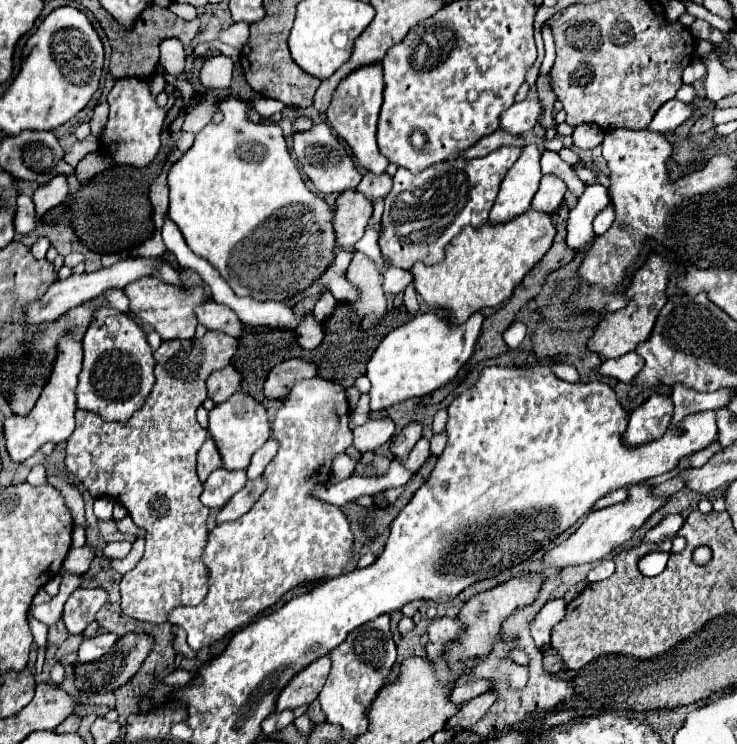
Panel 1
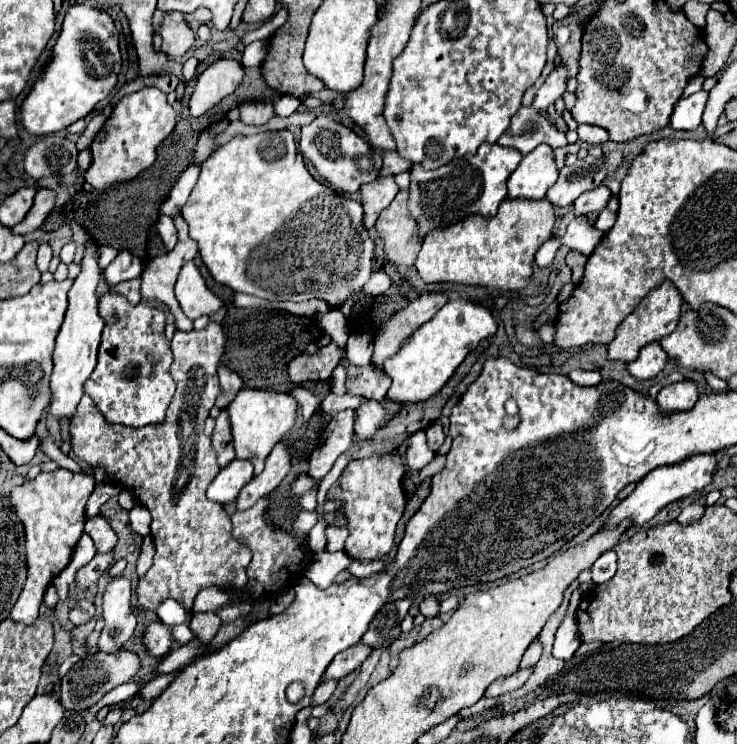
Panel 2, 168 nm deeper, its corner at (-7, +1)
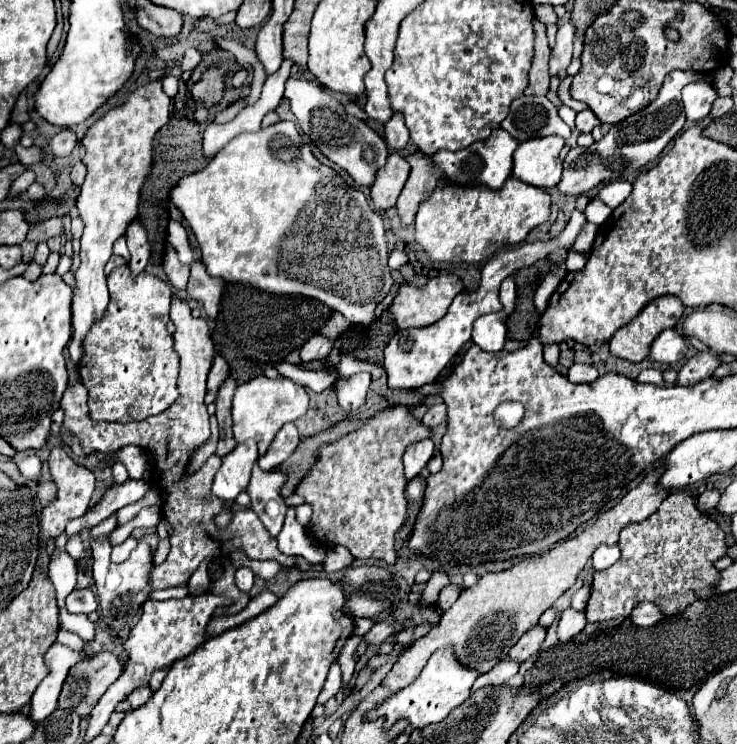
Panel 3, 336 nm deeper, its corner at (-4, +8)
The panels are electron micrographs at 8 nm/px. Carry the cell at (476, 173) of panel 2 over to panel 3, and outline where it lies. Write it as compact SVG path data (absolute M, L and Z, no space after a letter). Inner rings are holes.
M494 129L488 139L472 143L458 151L436 151L430 155L432 169L440 173L440 183L450 183L456 187L490 187L500 189L512 173L512 155L518 147L518 141L512 139L504 129Z

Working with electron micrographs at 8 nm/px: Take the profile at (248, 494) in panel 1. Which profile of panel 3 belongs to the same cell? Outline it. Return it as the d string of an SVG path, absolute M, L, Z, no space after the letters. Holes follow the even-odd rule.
M294 423L284 425L282 431L274 437L268 453L258 461L260 469L262 471L272 471L272 469L280 467L280 463L284 463L284 459L288 459L294 453L298 443L300 443L300 437L298 437L298 431L296 431Z

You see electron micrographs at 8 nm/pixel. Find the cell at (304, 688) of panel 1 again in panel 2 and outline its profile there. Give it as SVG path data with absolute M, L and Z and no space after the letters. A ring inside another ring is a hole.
M357 642L357 644L353 644L351 648L339 652L339 654L333 658L331 666L327 668L325 680L329 680L329 678L341 680L341 678L347 676L349 672L353 672L357 666L361 666L361 664L369 658L371 650L373 650L371 646L367 646L367 644L363 644L363 642Z

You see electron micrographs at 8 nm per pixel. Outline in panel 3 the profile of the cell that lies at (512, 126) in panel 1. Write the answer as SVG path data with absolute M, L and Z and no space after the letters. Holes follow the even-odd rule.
M564 21L558 27L556 47L552 49L550 55L550 69L548 69L550 77L556 77L562 69L568 69L572 61L572 41L574 41L574 25L570 21Z

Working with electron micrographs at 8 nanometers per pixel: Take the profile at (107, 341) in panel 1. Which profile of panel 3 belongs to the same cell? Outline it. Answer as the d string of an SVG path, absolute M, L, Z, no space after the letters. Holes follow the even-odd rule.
M128 267L114 269L108 277L110 303L102 321L98 321L86 341L84 341L84 359L80 361L80 379L88 389L88 407L90 417L96 421L144 421L152 415L168 409L178 397L176 377L178 377L178 355L172 349L172 335L166 331L168 307L170 307L170 285L154 275L142 273L138 277L130 275Z

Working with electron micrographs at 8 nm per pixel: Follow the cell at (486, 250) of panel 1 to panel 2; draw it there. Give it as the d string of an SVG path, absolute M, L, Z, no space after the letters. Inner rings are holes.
M505 198L499 206L499 212L493 218L471 214L469 218L453 226L431 230L415 260L415 268L427 284L457 282L521 290L531 280L535 252L543 242L551 238L553 226L555 212L553 204L547 198Z

